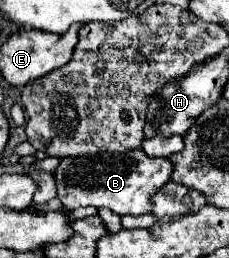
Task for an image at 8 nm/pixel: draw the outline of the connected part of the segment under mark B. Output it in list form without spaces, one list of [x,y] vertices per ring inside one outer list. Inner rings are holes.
[[[133,149],[121,153],[99,153],[89,157],[67,157],[61,159],[61,165],[55,171],[57,181],[57,197],[61,199],[65,209],[79,209],[79,207],[107,207],[119,215],[145,215],[153,209],[153,195],[161,191],[171,181],[173,165],[167,157],[149,157],[143,149]]]

